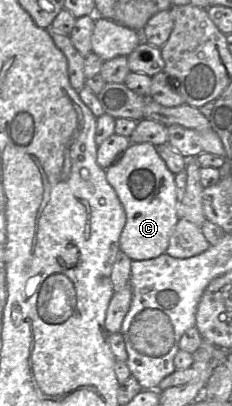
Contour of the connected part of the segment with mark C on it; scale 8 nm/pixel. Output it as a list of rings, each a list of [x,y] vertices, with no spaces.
[[[147,142],[131,143],[118,161],[105,170],[126,214],[119,249],[131,260],[149,260],[166,252],[170,236],[181,216],[176,198],[175,174]]]

